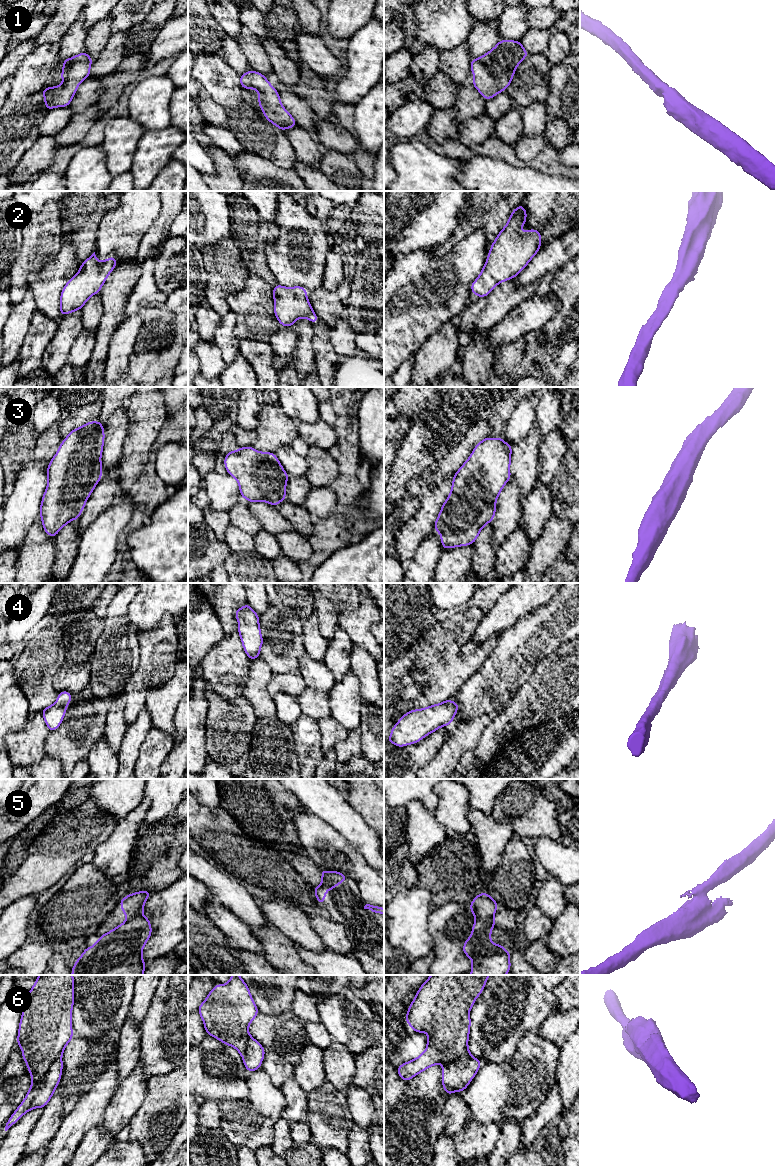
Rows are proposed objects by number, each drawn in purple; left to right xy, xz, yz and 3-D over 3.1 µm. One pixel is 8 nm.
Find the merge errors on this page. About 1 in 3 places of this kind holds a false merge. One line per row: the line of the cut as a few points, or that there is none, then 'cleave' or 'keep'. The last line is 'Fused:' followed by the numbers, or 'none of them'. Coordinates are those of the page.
1: no cut | keep
2: no cut | keep
3: no cut | keep
4: no cut | keep
5: yz (493, 915), (485, 919), (476, 920) | cleave
6: no cut | keep
Fused: 5

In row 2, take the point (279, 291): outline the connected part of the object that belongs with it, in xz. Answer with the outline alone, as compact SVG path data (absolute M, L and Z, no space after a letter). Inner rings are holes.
M301 286L273 287L274 314L280 325L292 327L298 318L307 318L312 323L320 321L307 298L307 290Z

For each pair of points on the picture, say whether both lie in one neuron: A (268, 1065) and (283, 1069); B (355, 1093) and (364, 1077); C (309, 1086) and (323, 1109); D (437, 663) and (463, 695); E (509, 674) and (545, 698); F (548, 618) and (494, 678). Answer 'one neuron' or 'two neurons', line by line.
A: one neuron
B: two neurons
C: two neurons
D: two neurons
E: two neurons
F: one neuron

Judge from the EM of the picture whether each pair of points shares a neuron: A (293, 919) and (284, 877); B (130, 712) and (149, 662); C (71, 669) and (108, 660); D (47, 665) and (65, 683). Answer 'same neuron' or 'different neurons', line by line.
A: different neurons
B: same neuron
C: different neurons
D: different neurons

